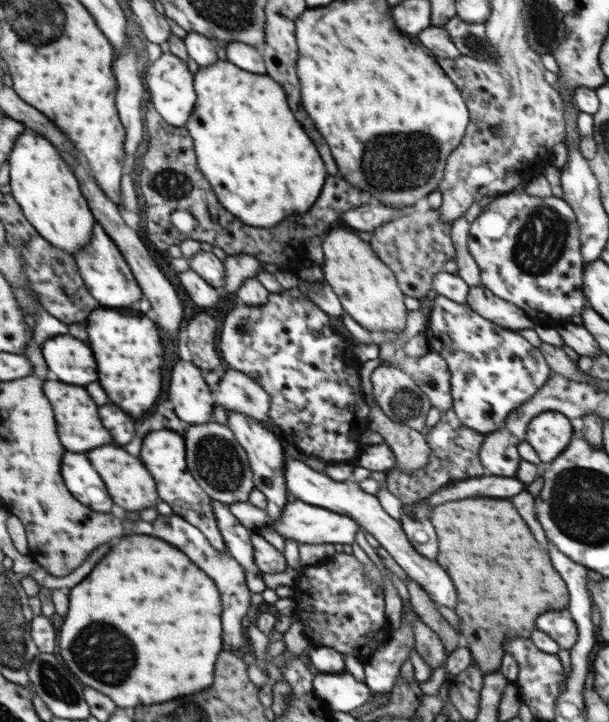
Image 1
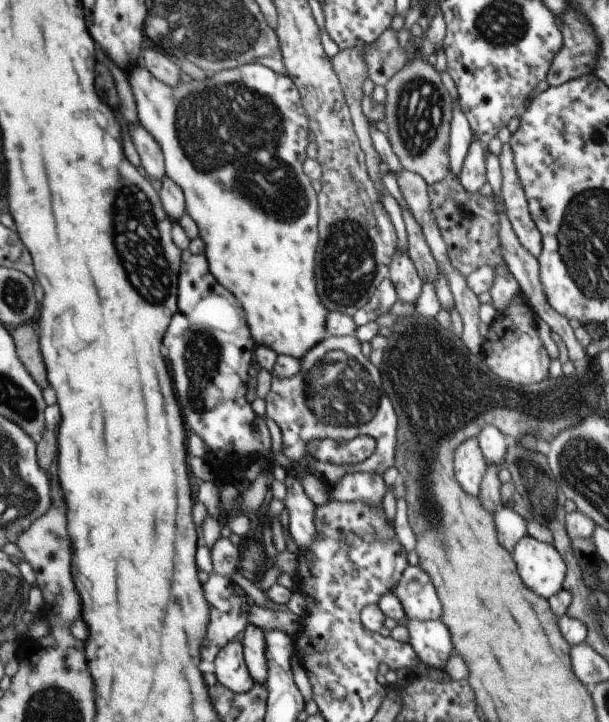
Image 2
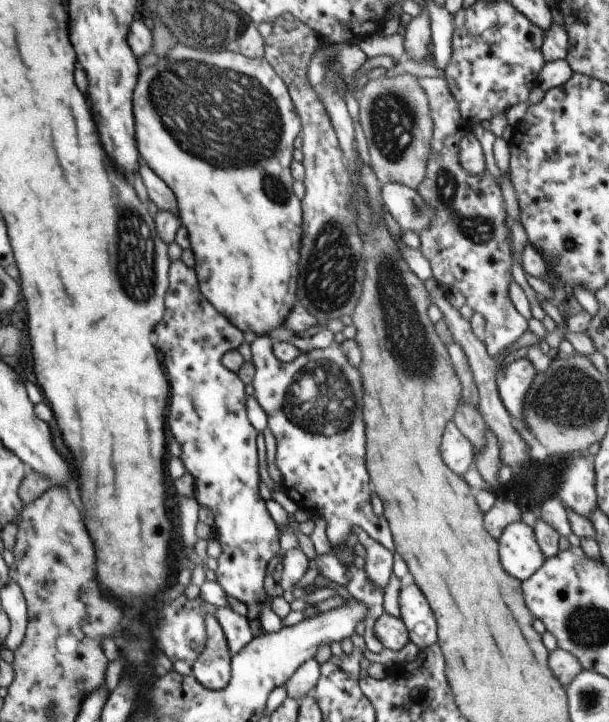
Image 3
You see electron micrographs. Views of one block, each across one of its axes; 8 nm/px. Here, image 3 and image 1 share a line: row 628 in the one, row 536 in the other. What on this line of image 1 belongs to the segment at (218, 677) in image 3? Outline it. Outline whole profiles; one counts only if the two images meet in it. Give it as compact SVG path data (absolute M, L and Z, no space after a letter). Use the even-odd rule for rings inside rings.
M172 430L150 432L144 438L140 458L146 460L146 468L150 468L150 472L154 472L154 480L158 480L158 492L162 492L162 500L168 502L173 515L180 516L180 518L184 518L184 520L199 528L218 552L227 552L223 536L212 510L212 502L214 501L196 483L196 480L189 472L188 447L185 445L184 436L172 432Z

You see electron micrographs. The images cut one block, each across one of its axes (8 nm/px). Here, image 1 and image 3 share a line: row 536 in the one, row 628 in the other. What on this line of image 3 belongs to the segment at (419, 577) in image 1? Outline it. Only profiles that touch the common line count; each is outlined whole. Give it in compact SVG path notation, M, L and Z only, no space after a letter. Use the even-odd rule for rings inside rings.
M386 612L375 622L374 628L369 632L369 639L382 642L390 650L402 650L409 640L409 632L400 617Z

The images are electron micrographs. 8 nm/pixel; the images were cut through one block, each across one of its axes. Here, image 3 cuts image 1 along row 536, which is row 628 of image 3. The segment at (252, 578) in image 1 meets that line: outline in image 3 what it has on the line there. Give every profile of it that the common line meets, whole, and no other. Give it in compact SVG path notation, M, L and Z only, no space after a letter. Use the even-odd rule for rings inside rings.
M230 607L215 608L214 616L223 628L232 655L242 650L254 638L248 618L234 612Z

